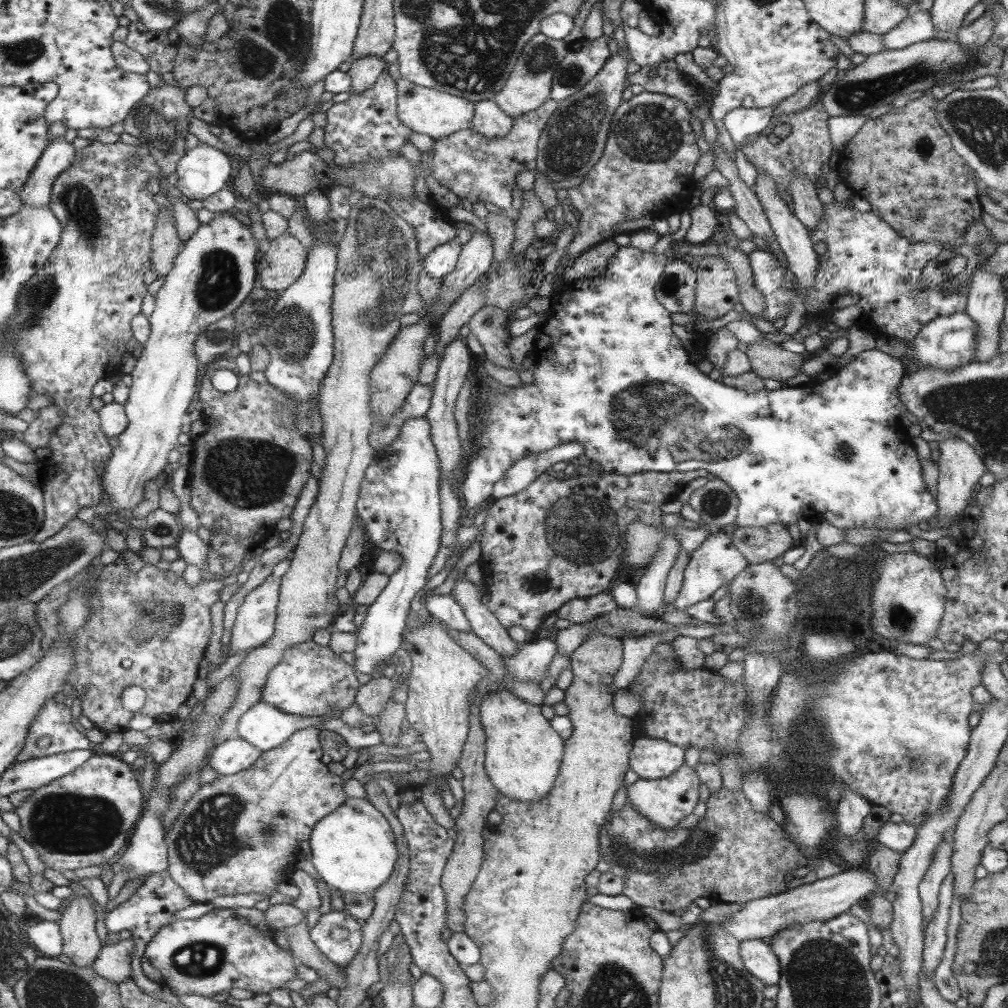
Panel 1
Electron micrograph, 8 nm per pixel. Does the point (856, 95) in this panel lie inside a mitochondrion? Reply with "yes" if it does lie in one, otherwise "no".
yes

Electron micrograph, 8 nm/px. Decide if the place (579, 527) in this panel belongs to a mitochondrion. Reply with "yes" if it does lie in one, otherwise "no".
yes

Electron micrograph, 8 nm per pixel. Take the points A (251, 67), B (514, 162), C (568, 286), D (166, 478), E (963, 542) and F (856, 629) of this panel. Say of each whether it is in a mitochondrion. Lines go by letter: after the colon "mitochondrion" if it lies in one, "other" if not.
A: other
B: other
C: other
D: other
E: other
F: other

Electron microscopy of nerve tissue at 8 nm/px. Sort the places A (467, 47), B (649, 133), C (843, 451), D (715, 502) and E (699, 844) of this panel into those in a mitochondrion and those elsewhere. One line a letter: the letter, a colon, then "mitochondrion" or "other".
A: mitochondrion
B: mitochondrion
C: mitochondrion
D: mitochondrion
E: mitochondrion

